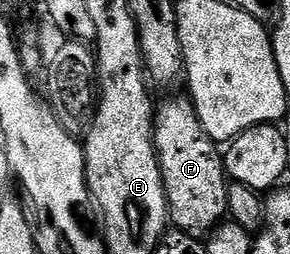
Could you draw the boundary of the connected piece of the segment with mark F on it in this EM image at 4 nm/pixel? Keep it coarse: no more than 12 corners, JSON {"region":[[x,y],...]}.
{"region":[[187,97],[155,107],[152,143],[171,225],[228,214],[221,151]]}

